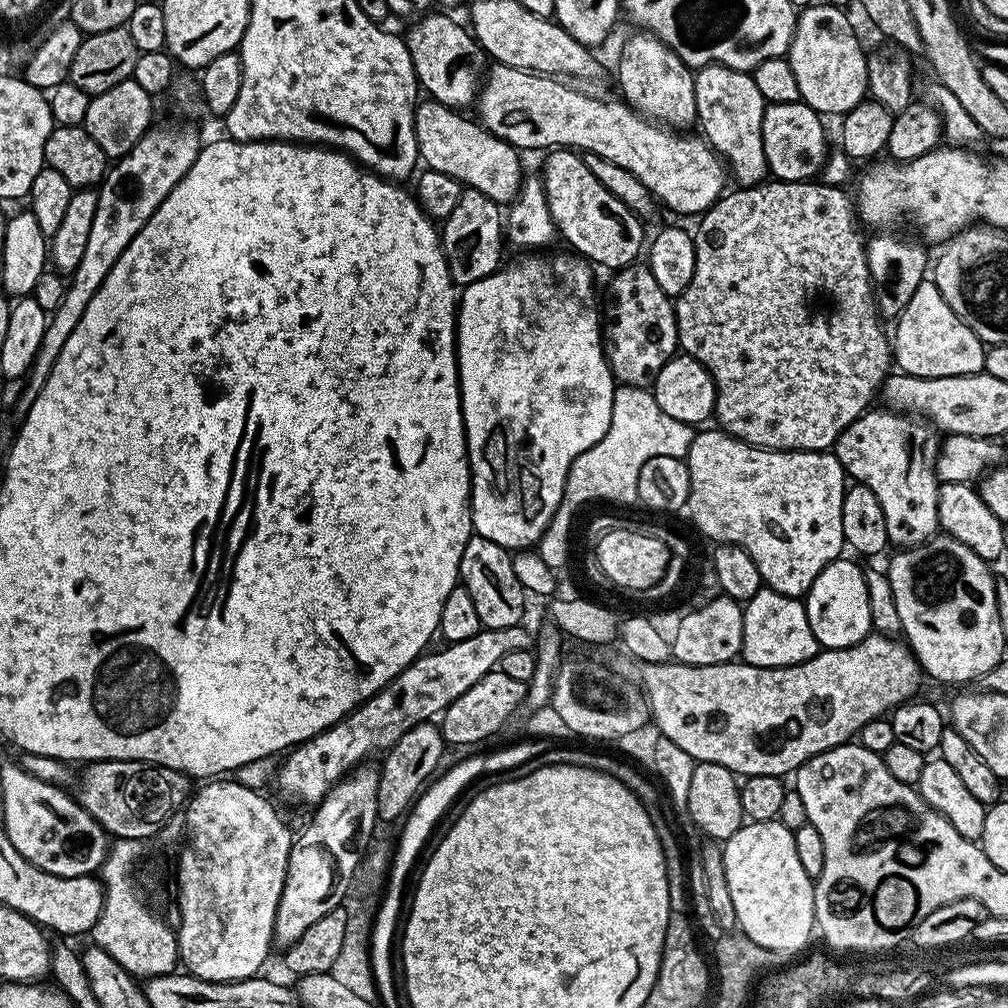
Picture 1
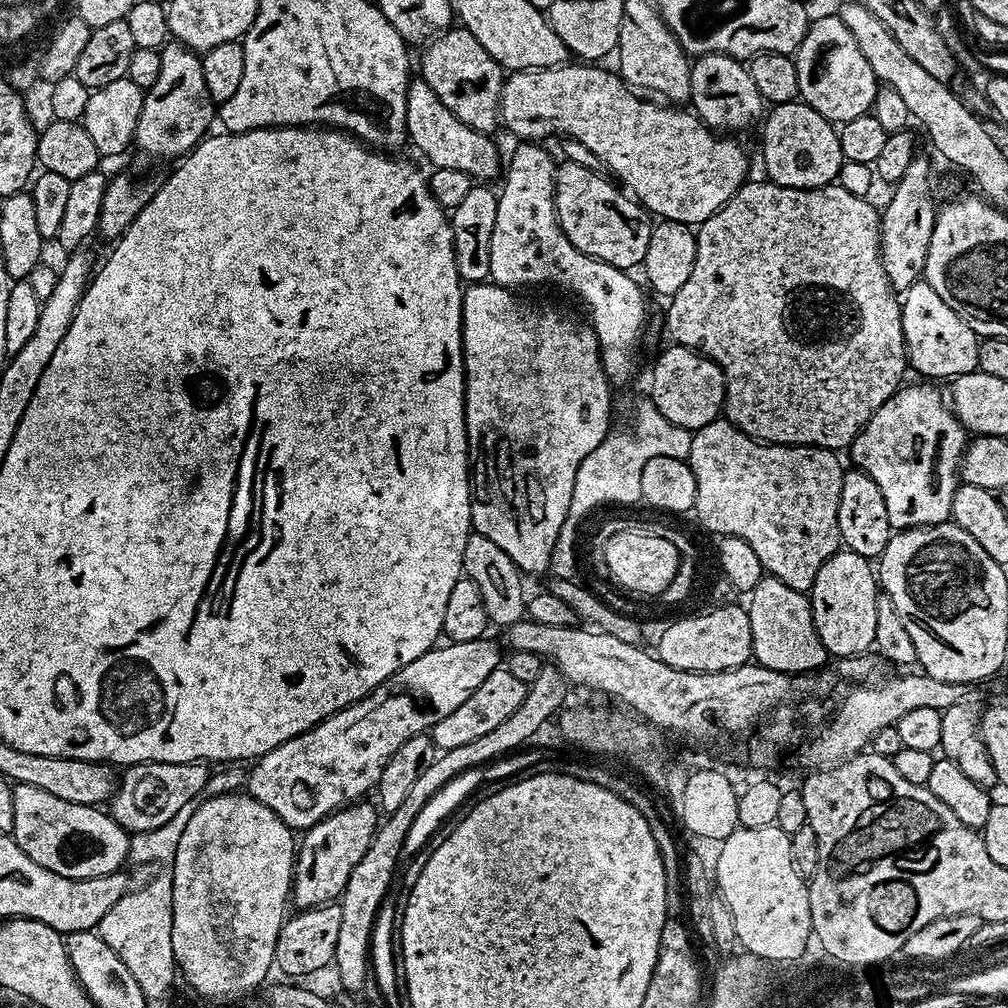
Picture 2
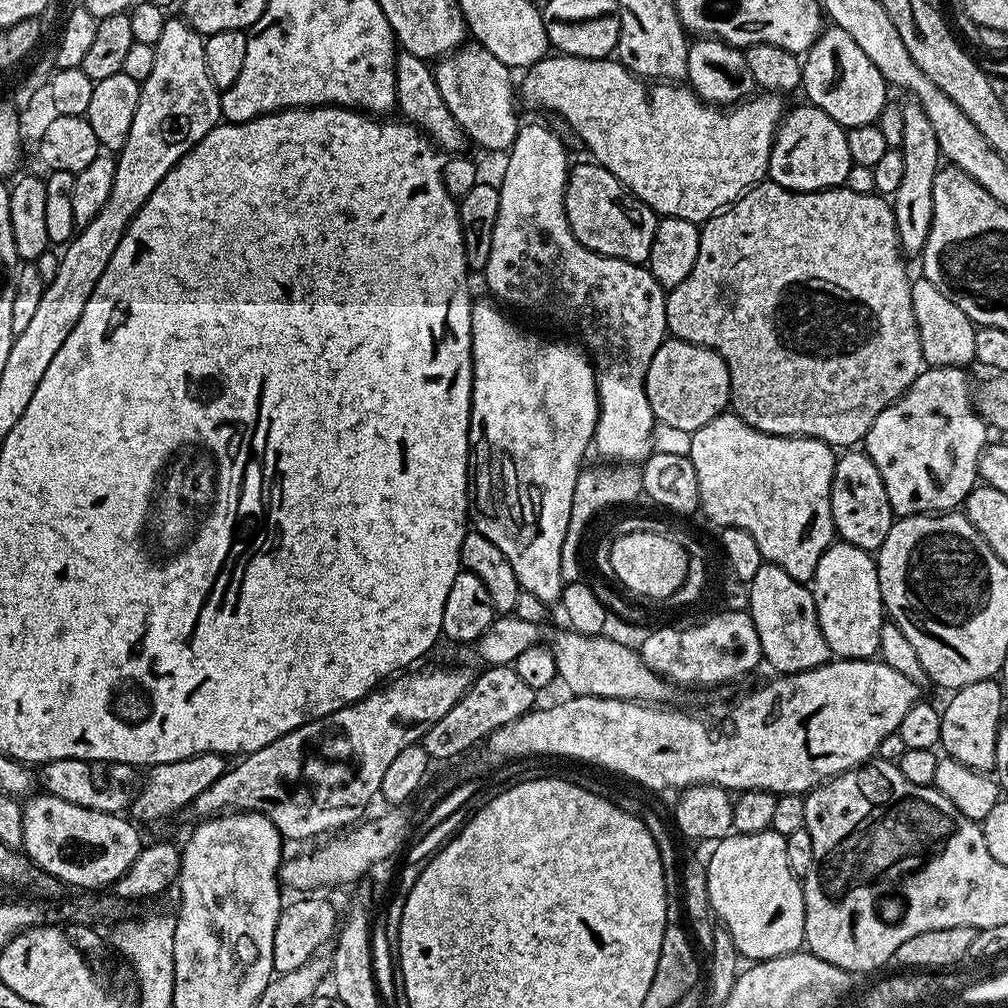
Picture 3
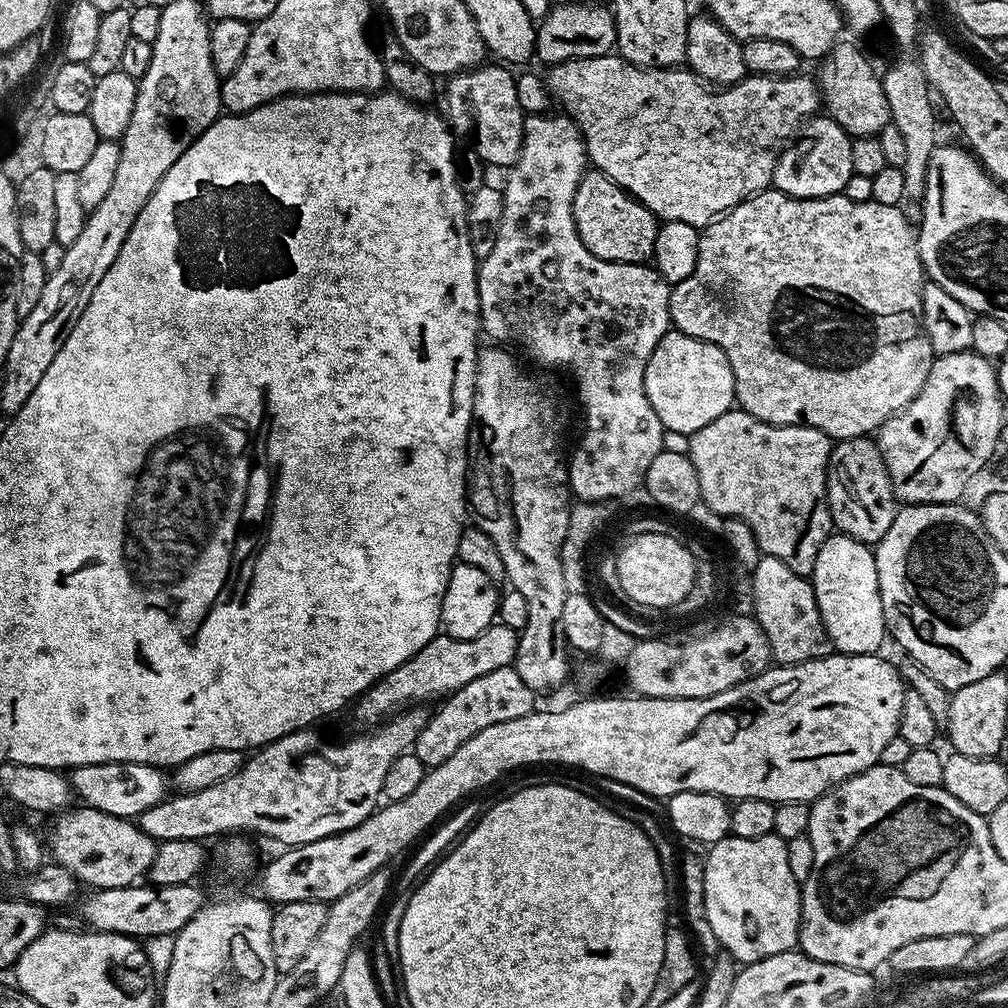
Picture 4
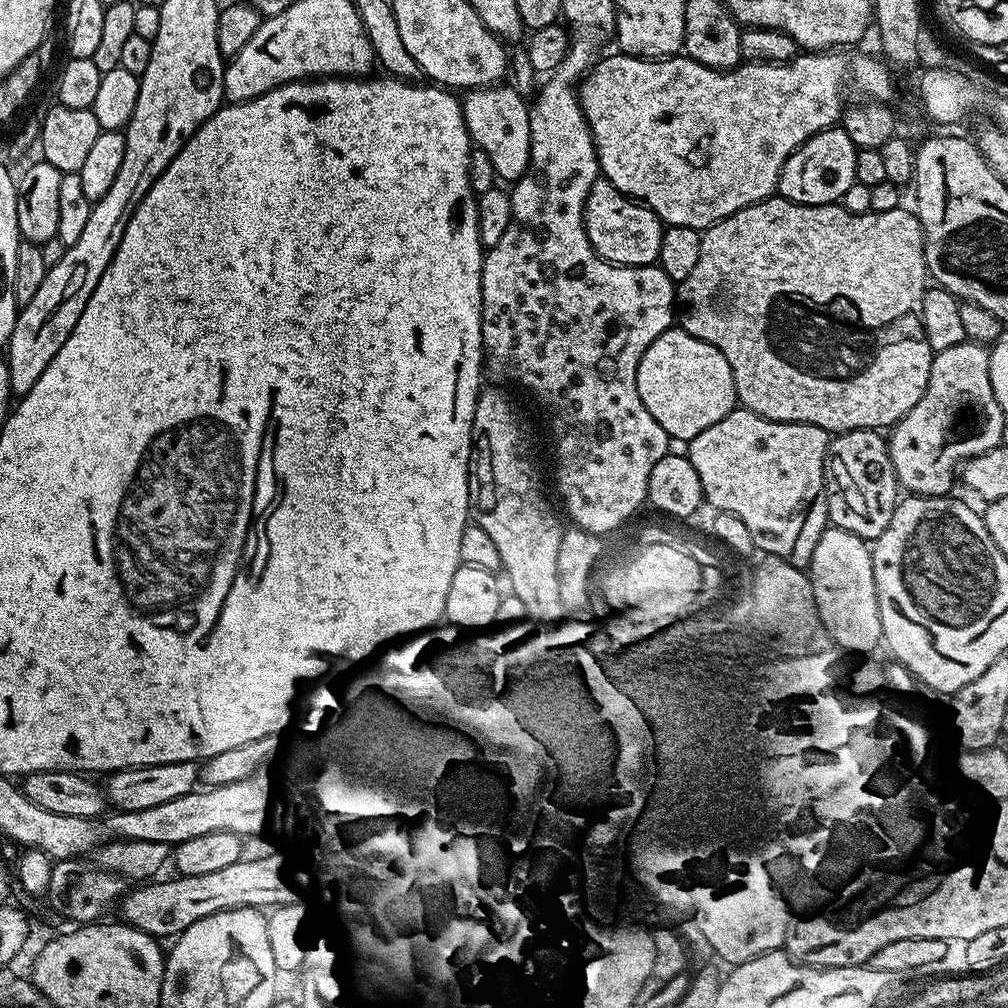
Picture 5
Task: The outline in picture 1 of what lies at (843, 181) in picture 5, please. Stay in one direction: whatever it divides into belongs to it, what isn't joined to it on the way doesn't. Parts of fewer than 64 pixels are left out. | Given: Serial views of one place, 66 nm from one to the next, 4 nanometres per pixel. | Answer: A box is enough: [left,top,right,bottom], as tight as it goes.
[762,102,830,180]

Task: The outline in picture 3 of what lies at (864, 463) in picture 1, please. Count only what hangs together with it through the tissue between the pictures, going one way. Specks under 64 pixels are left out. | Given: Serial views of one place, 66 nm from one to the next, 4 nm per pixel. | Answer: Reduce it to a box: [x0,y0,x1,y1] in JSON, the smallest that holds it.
[862,367,990,517]

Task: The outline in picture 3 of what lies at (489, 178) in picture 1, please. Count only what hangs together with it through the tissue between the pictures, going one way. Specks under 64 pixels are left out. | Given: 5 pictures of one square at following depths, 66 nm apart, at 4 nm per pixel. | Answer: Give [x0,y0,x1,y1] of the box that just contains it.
[396,51,469,154]

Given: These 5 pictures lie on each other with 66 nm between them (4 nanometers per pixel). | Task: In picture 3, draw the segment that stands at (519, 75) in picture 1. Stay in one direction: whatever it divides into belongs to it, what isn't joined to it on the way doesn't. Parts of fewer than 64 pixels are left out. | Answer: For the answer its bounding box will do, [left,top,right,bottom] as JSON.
[518,54,786,222]

